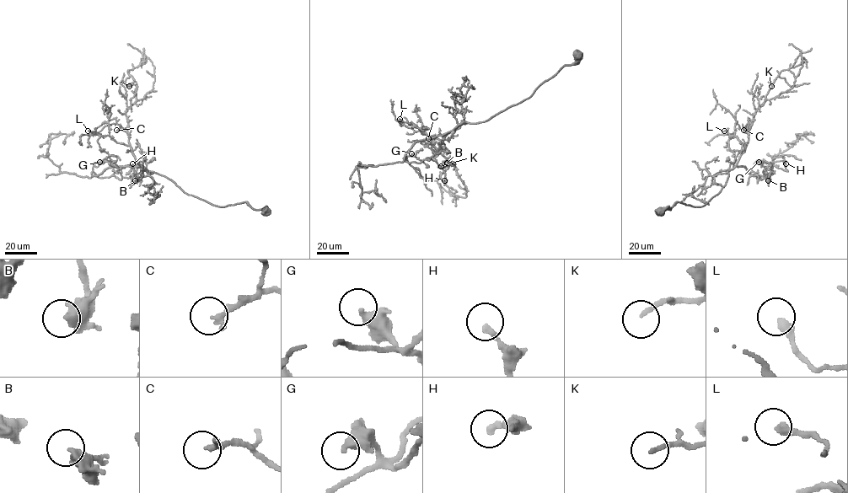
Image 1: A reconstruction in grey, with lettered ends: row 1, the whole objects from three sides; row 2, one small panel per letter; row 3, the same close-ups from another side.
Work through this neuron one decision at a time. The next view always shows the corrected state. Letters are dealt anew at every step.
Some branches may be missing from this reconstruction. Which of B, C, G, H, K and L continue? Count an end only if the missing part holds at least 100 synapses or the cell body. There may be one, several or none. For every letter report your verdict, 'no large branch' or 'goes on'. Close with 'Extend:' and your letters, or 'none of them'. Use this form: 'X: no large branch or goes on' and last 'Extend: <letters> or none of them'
B: no large branch
C: no large branch
G: no large branch
H: no large branch
K: no large branch
L: no large branch
Extend: none of them

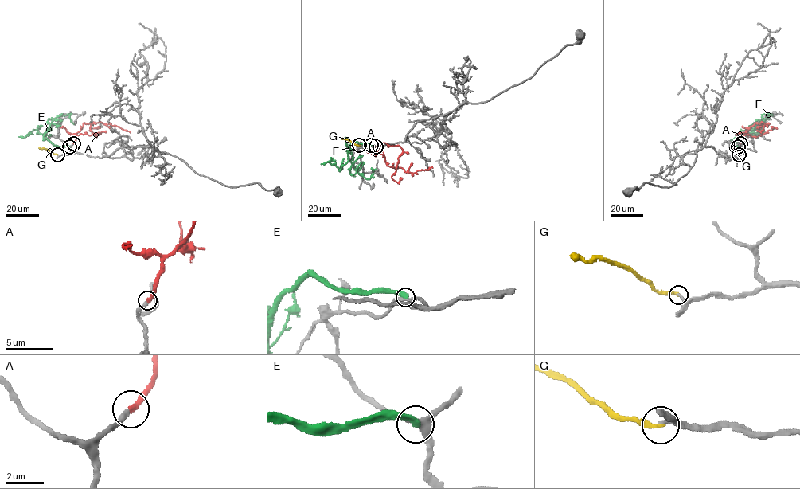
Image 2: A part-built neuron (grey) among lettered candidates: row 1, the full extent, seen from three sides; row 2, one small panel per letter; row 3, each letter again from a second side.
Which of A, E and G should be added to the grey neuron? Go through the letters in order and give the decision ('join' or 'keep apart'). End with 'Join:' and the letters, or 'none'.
A: join
E: keep apart
G: keep apart
Join: A

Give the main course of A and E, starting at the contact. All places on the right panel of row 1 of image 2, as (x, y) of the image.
A: (740, 143), (742, 136), (736, 134), (742, 132), (758, 136), (775, 128), (770, 126)
E: (738, 146), (735, 143), (752, 131), (764, 118), (772, 115), (770, 113), (762, 115), (762, 124)

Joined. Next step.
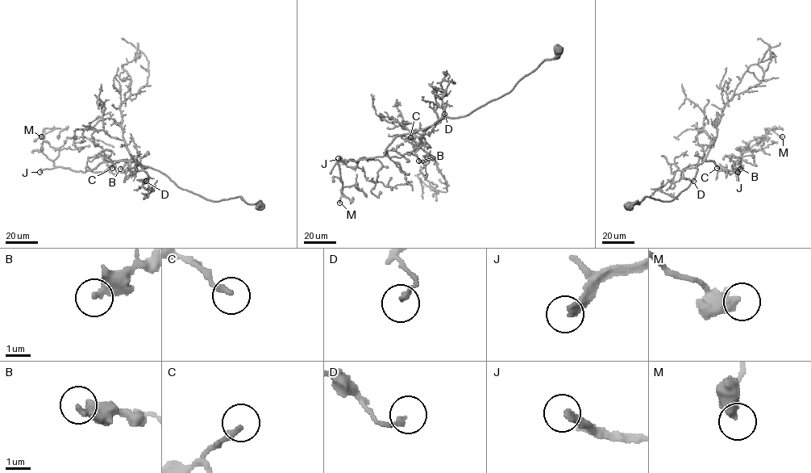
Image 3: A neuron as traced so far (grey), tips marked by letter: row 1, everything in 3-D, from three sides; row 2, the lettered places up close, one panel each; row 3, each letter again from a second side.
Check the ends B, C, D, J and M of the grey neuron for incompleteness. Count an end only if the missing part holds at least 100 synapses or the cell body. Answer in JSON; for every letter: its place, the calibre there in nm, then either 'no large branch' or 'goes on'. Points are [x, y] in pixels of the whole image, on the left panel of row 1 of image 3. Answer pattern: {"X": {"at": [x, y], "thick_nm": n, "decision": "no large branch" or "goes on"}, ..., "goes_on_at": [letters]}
{"B": {"at": [120, 169], "thick_nm": 320, "decision": "no large branch"}, "C": {"at": [112, 168], "thick_nm": 220, "decision": "no large branch"}, "D": {"at": [146, 181], "thick_nm": 180, "decision": "no large branch"}, "J": {"at": [39, 172], "thick_nm": 280, "decision": "goes on"}, "M": {"at": [41, 136], "thick_nm": 480, "decision": "no large branch"}, "goes_on_at": ["J"]}

